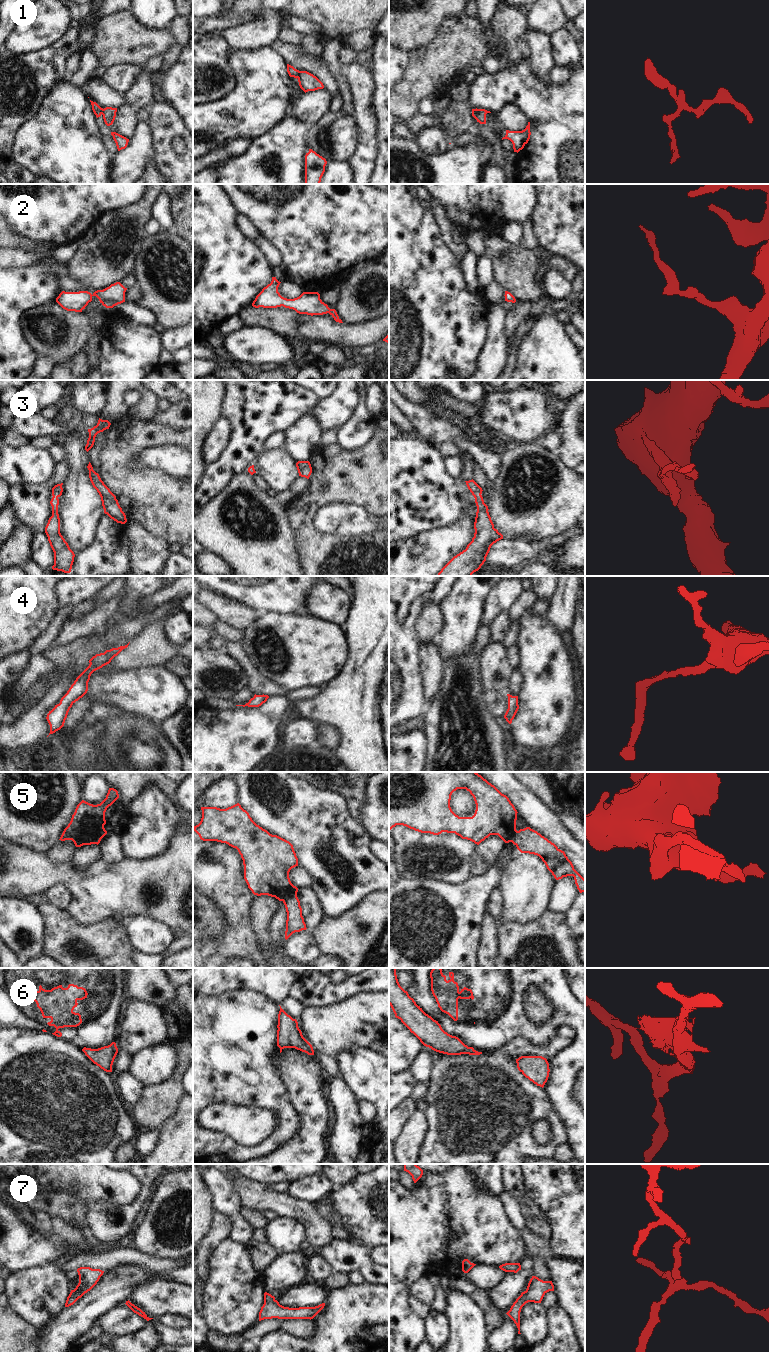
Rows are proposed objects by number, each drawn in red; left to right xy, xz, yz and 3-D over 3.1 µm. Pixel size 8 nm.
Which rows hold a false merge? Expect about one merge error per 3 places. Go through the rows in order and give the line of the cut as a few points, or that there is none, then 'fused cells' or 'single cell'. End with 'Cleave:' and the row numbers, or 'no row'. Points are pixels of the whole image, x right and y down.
1: cut in xz along (299, 71), (297, 77); fused cells
2: no cut; single cell
3: no cut; single cell
4: no cut; single cell
5: cut in xz along (296, 894), (287, 897), (283, 901); fused cells
6: cut in yz along (469, 1047), (473, 1049); fused cells
7: no cut; single cell
Cleave: 1, 5, 6

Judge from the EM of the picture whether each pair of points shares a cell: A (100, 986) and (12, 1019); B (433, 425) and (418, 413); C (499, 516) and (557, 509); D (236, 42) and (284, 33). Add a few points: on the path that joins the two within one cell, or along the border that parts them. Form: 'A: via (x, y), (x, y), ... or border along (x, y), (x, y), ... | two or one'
A: via (78, 986), (62, 986), (39, 1009), (34, 1009) | one
B: via (429, 424), (422, 417) | one
C: via (513, 516), (520, 516), (531, 511), (543, 509) | one
D: border along (302, 34), (297, 29), (282, 25), (276, 38) | two

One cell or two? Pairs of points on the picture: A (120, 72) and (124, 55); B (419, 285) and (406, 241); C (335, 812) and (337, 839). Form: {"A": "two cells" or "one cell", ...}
{"A": "two cells", "B": "one cell", "C": "one cell"}

